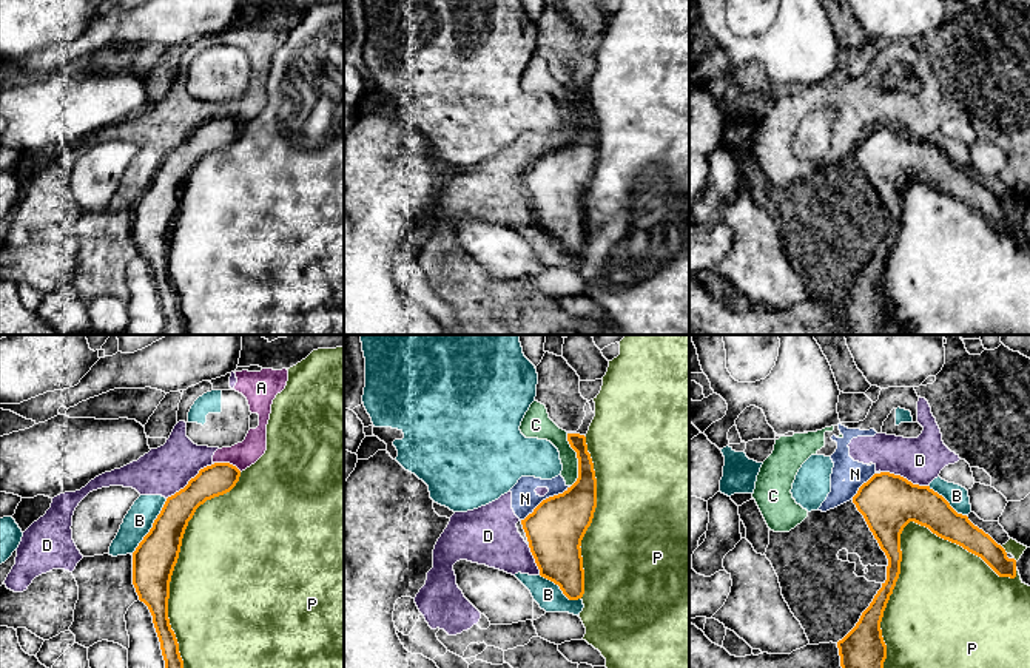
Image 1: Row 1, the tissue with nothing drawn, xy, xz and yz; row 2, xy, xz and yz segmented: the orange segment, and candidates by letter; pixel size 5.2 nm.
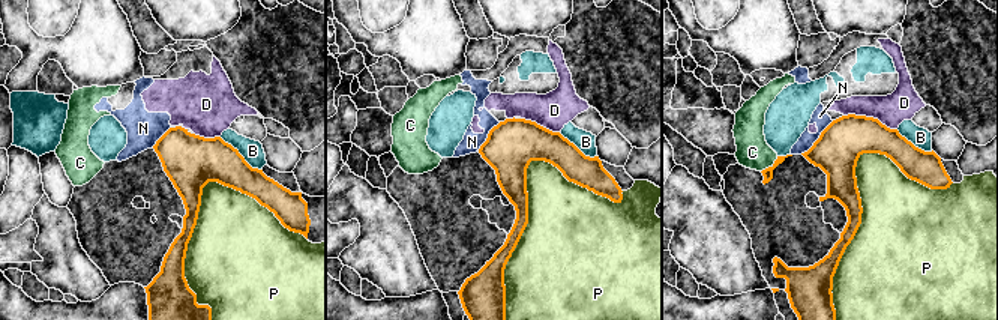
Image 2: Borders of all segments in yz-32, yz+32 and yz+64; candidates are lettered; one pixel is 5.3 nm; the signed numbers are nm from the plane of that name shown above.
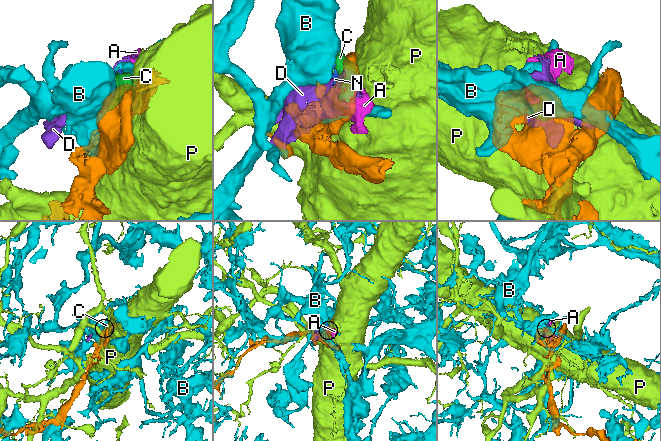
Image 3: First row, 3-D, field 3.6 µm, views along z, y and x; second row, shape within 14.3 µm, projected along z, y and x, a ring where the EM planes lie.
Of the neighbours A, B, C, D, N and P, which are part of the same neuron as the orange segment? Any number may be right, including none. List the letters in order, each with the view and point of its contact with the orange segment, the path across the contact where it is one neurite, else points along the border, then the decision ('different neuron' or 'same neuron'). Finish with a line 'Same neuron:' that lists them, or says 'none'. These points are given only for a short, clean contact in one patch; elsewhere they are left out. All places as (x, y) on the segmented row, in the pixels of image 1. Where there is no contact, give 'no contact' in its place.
A: contact xy (228, 463); border xy (215, 462), (228, 462), (241, 471); different neuron
B: contact xy (153, 526); different neuron
C: contact xz (578, 460); different neuron
D: contact xy (190, 480); different neuron
N: contact xz (546, 499); border xz (571, 486), (546, 497), (521, 520); different neuron
P: contact yz (899, 539); different neuron
Same neuron: none

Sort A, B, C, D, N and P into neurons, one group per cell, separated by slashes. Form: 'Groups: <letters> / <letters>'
Groups: A C D N / B / P

